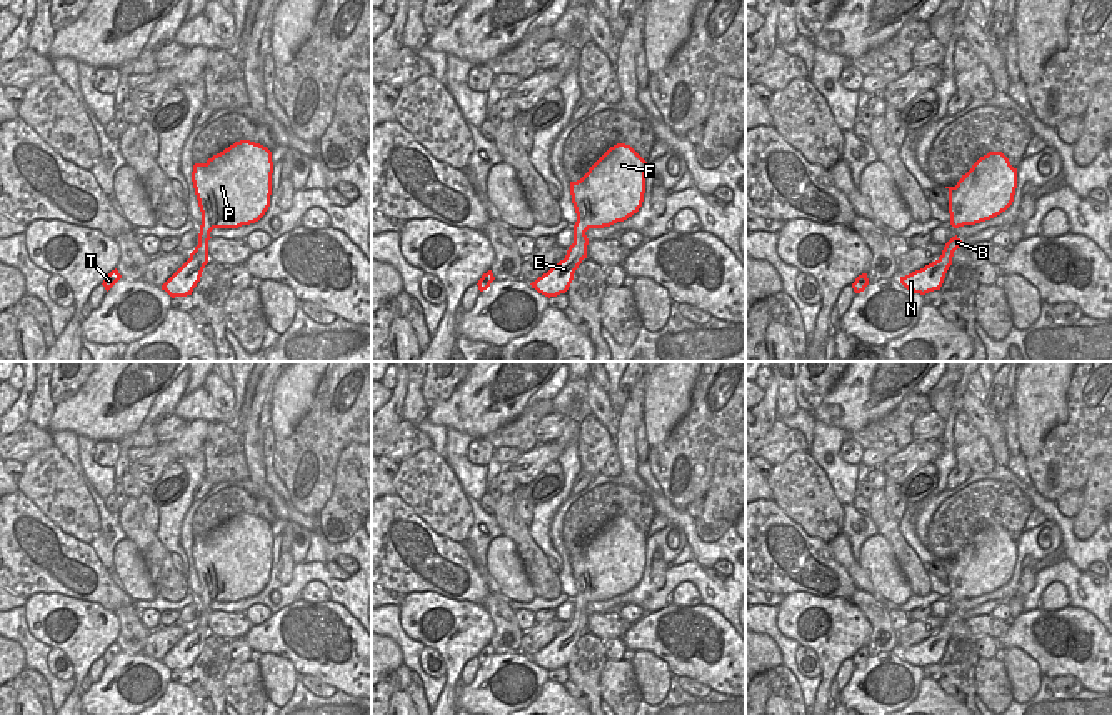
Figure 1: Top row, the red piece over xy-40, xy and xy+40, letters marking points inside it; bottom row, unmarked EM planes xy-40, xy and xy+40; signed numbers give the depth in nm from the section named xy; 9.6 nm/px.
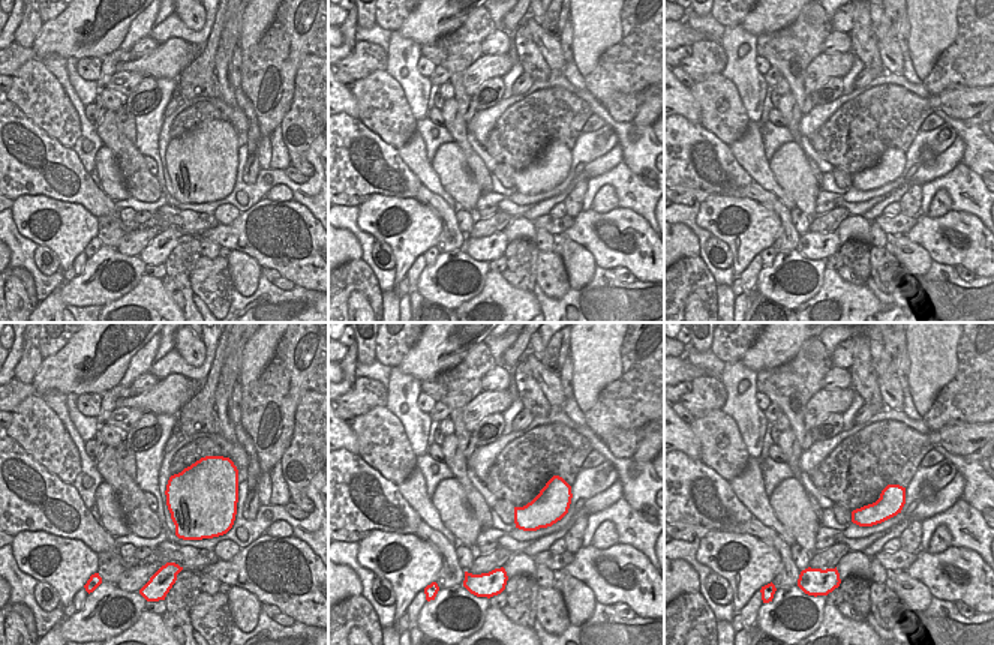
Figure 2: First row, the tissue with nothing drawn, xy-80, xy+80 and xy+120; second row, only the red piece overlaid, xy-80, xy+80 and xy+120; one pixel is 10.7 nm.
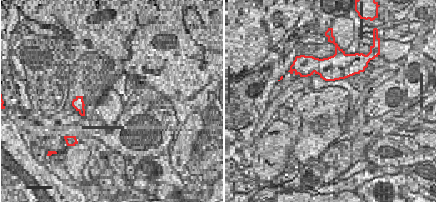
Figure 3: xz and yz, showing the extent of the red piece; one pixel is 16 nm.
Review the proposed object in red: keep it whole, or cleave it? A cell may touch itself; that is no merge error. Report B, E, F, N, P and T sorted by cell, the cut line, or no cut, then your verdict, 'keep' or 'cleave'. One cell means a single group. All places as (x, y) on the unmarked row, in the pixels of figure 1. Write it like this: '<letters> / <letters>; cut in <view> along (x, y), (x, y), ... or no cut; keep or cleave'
B E F N P T; no cut; keep

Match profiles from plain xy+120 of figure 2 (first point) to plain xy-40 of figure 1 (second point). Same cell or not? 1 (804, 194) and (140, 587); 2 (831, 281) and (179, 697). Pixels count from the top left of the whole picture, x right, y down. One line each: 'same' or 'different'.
1: same
2: same

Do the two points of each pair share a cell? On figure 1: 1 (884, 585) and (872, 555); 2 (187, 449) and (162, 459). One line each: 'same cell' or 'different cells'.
1: same cell
2: different cells

